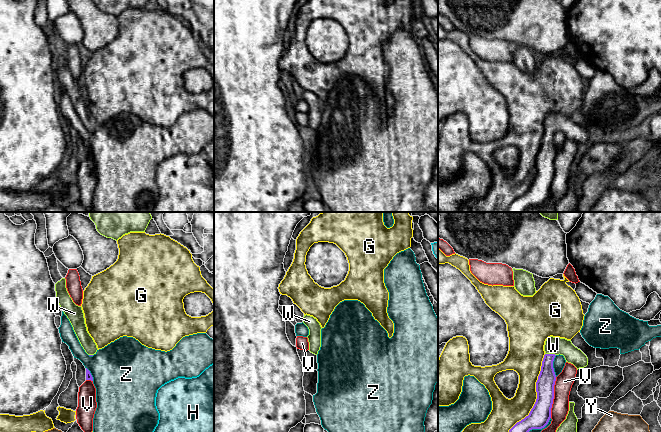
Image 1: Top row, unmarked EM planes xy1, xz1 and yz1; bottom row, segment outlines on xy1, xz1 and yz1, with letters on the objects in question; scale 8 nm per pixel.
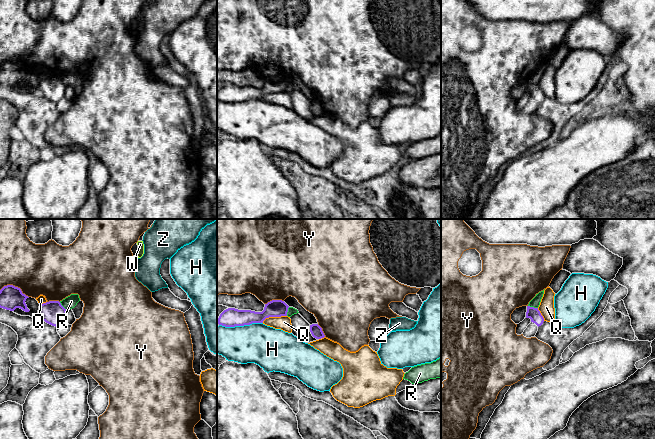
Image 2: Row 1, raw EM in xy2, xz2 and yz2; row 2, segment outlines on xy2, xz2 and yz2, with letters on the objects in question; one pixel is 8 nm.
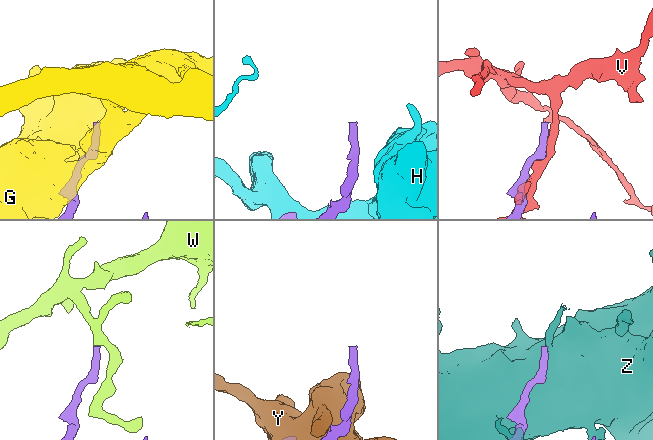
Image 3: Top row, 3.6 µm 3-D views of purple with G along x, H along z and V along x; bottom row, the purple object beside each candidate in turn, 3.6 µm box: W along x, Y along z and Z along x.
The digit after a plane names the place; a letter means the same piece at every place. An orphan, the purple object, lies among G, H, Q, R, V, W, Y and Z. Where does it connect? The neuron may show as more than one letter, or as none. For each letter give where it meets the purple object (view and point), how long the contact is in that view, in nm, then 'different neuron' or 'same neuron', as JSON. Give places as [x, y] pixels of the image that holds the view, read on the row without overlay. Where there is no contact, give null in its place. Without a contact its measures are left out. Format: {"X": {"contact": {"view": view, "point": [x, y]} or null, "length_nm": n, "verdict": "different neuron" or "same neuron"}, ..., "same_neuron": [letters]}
{"G": {"contact": {"view": "yz1", "point": [537, 172]}, "length_nm": 750, "verdict": "different neuron"}, "H": {"contact": {"view": "xz2", "point": [240, 101]}, "length_nm": 360, "verdict": "different neuron"}, "Q": {"contact": {"view": "xz2", "point": [274, 92]}, "length_nm": 200, "verdict": "different neuron"}, "R": {"contact": {"view": "yz2", "point": [533, 83]}, "length_nm": 80, "verdict": "different neuron"}, "V": {"contact": {"view": "yz1", "point": [553, 173]}, "length_nm": 340, "verdict": "different neuron"}, "W": {"contact": {"view": "yz1", "point": [550, 130]}, "length_nm": 90, "verdict": "same neuron"}, "Y": {"contact": {"view": "xy2", "point": [14, 62]}, "length_nm": 240, "verdict": "different neuron"}, "Z": {"contact": {"view": "yz1", "point": [552, 142]}, "length_nm": 180, "verdict": "different neuron"}, "same_neuron": ["W"]}

